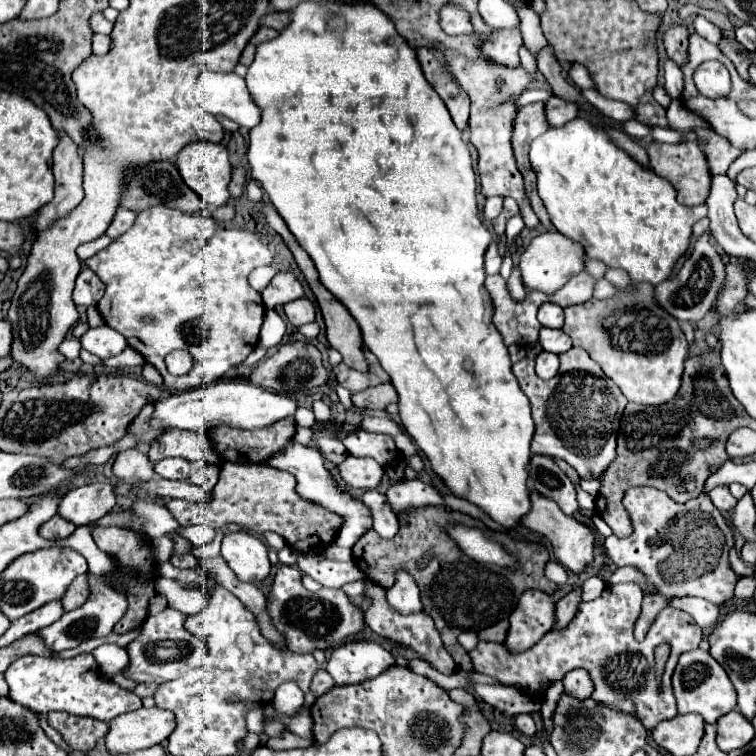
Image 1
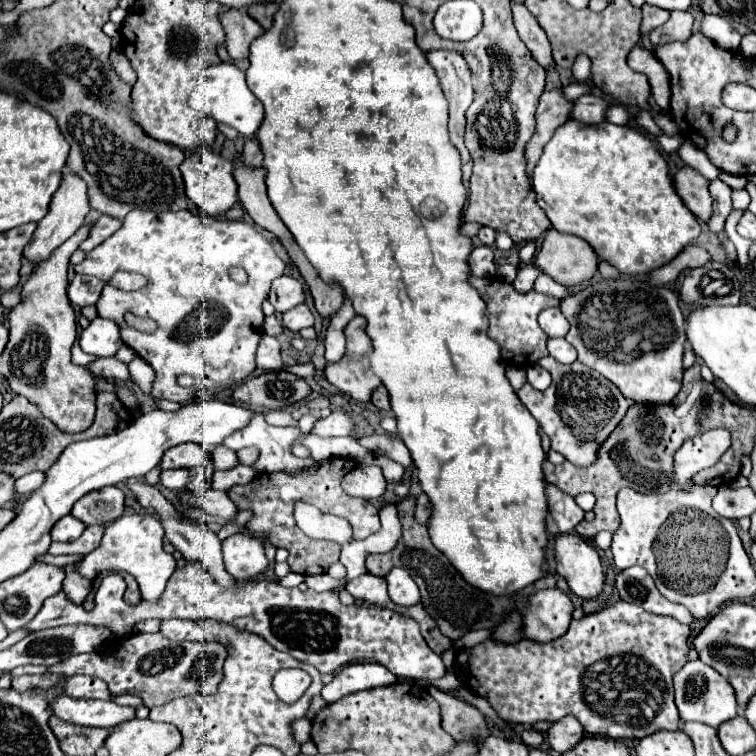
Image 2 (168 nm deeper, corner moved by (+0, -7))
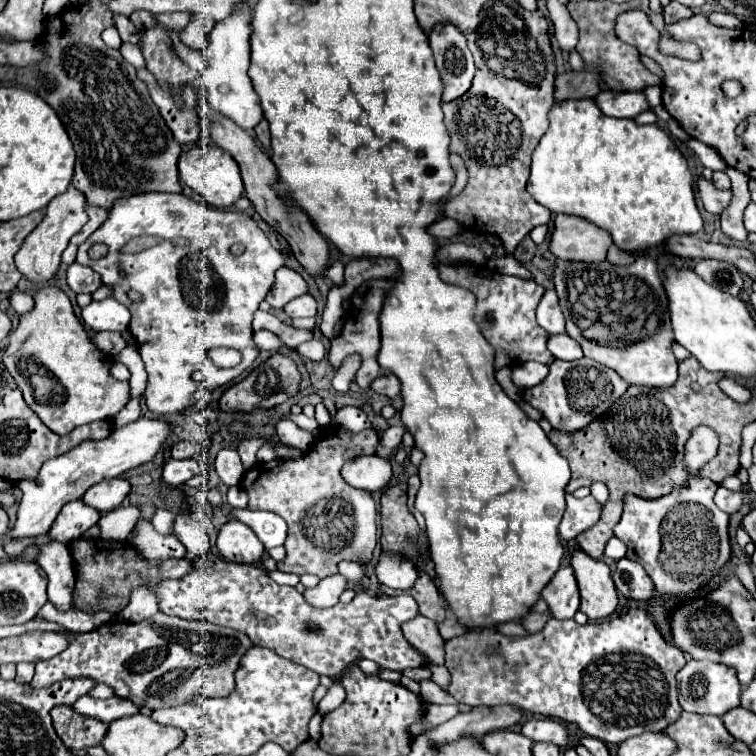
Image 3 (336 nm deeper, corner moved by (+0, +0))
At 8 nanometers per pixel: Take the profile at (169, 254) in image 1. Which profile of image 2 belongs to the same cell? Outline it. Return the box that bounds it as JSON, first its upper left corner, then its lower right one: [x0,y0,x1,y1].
[74,208,284,404]

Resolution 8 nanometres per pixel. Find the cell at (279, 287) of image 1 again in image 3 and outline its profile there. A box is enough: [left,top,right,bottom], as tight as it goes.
[266,267,308,309]

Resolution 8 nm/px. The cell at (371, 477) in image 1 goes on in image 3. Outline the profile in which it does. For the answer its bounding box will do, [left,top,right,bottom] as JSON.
[342,455,392,491]

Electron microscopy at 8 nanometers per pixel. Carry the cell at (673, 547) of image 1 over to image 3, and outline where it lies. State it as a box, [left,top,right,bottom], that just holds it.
[614,427,732,599]

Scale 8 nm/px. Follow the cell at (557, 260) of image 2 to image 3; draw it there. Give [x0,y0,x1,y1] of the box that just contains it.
[550,215,612,263]

